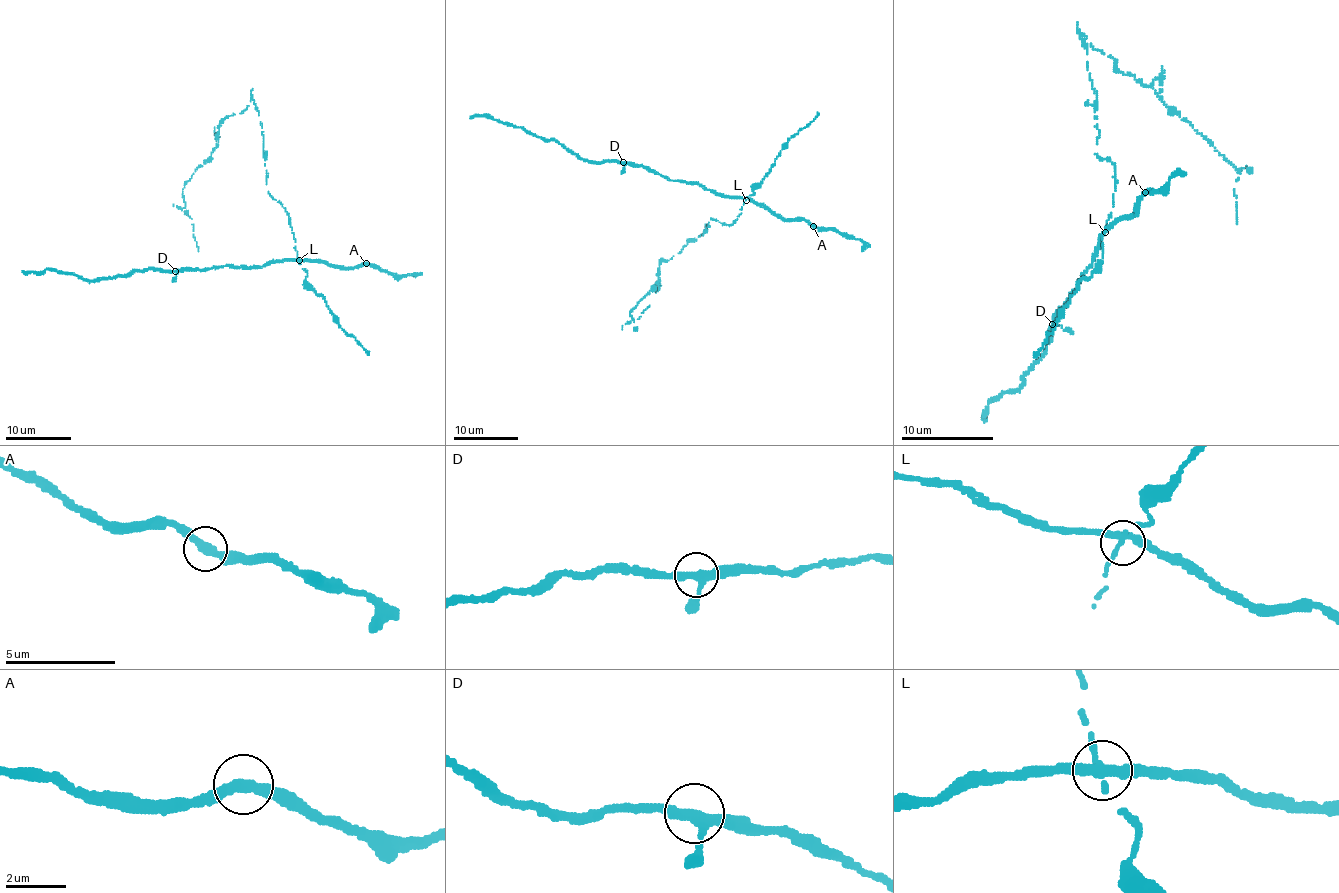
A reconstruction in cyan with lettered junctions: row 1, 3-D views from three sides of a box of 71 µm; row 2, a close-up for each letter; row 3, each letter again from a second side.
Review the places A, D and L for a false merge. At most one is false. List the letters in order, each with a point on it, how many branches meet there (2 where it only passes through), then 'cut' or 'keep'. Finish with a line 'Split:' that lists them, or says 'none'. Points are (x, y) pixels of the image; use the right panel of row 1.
A: place (1145, 192); branches 2; keep
D: place (1052, 324); branches 3; keep
L: place (1105, 232); branches 3; cut
Split: L

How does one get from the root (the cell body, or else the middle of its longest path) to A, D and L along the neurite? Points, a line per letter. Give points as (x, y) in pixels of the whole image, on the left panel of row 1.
A: (287, 215), (297, 257), (338, 267), (358, 268), (366, 263)
D: (287, 215), (297, 259), (276, 260), (250, 267), (221, 266), (175, 271)
L: (287, 215), (299, 260)

